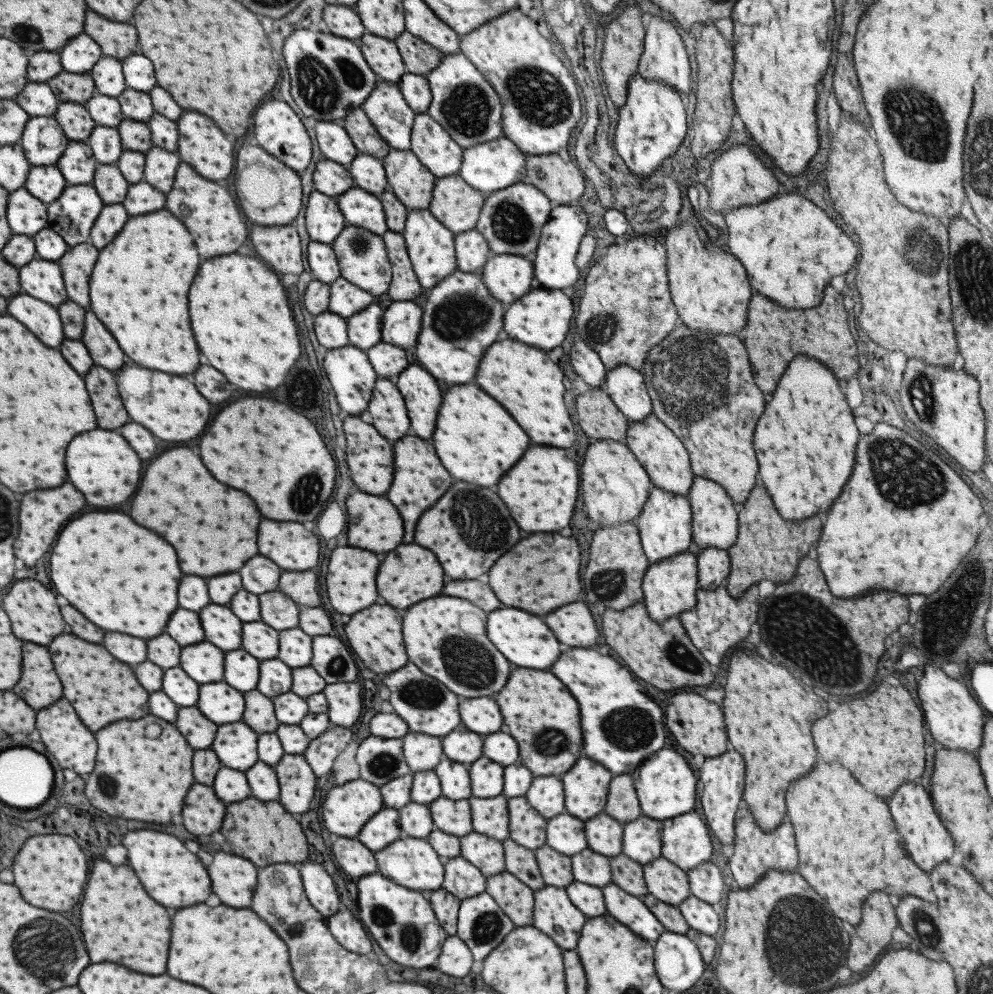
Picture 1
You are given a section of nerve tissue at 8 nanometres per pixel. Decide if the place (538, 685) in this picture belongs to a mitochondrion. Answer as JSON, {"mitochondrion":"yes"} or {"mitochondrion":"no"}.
{"mitochondrion":"no"}

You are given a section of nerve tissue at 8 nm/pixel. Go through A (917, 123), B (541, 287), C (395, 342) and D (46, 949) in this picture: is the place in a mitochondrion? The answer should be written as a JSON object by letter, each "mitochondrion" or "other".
{"A":"mitochondrion","B":"other","C":"other","D":"mitochondrion"}

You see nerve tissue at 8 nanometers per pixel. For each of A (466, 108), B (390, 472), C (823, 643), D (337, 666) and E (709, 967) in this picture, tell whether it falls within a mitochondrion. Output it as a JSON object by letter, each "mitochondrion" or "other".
{"A":"mitochondrion","B":"other","C":"mitochondrion","D":"mitochondrion","E":"other"}

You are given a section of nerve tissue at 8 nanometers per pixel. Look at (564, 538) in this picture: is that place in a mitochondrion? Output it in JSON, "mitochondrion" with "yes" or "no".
{"mitochondrion":"no"}

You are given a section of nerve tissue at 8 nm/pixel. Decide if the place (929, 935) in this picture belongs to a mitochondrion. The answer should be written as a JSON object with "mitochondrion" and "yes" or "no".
{"mitochondrion":"yes"}

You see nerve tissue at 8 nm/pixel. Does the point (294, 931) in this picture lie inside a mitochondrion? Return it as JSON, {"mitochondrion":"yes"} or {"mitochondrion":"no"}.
{"mitochondrion":"no"}

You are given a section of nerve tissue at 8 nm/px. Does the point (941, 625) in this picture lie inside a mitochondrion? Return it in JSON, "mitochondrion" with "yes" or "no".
{"mitochondrion":"yes"}

